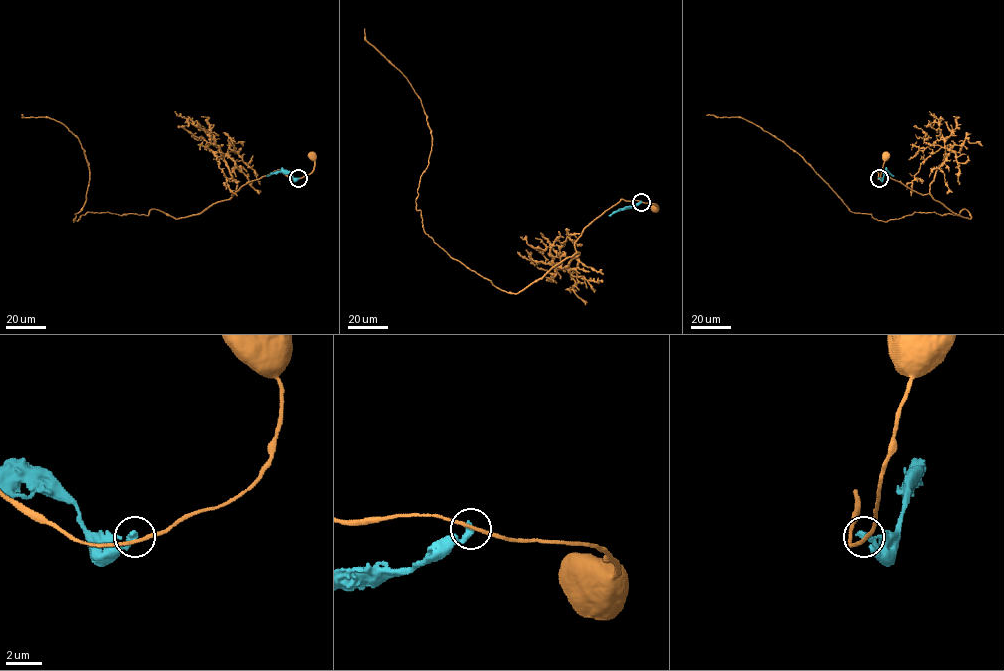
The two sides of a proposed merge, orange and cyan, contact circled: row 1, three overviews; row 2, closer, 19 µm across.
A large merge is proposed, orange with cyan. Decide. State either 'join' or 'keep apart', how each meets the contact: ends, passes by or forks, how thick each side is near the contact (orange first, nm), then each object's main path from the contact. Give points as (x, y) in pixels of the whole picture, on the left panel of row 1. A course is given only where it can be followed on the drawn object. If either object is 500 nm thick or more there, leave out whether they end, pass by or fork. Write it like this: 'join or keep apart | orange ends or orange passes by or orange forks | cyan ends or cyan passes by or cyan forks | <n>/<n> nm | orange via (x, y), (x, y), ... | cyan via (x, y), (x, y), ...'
keep apart | orange passes by | cyan ends | 180/360 nm | orange via (298, 179), (313, 170), (313, 155) | cyan via (298, 178), (282, 172), (266, 175)

